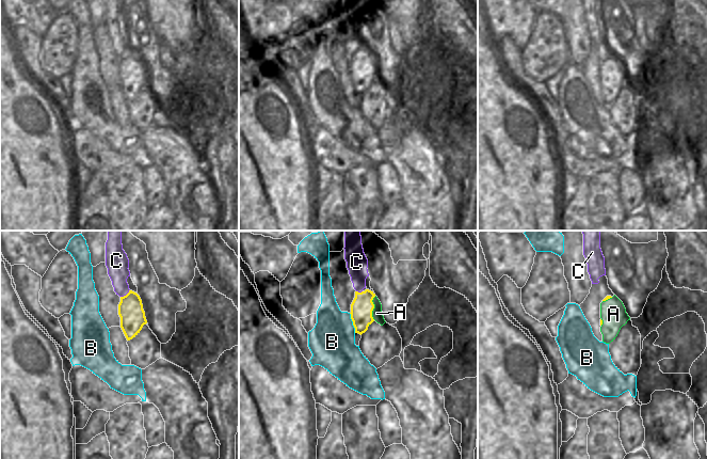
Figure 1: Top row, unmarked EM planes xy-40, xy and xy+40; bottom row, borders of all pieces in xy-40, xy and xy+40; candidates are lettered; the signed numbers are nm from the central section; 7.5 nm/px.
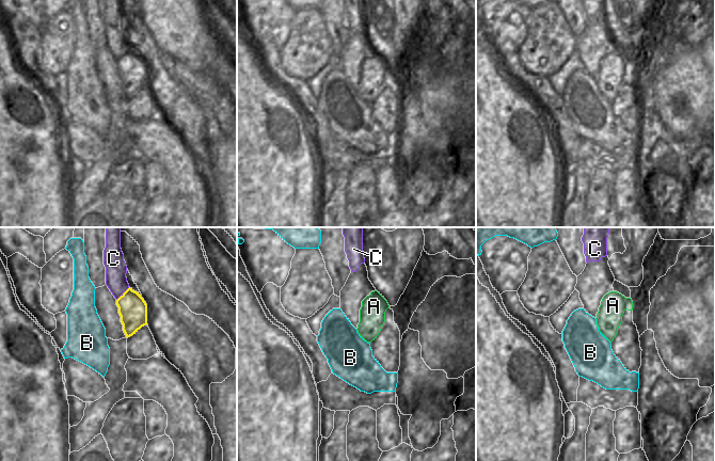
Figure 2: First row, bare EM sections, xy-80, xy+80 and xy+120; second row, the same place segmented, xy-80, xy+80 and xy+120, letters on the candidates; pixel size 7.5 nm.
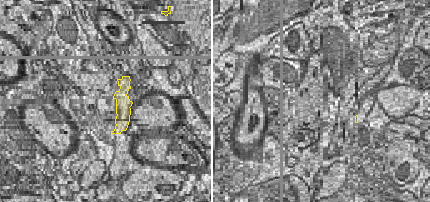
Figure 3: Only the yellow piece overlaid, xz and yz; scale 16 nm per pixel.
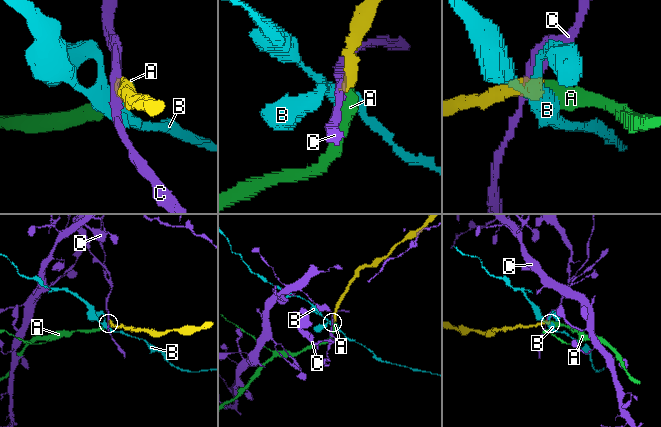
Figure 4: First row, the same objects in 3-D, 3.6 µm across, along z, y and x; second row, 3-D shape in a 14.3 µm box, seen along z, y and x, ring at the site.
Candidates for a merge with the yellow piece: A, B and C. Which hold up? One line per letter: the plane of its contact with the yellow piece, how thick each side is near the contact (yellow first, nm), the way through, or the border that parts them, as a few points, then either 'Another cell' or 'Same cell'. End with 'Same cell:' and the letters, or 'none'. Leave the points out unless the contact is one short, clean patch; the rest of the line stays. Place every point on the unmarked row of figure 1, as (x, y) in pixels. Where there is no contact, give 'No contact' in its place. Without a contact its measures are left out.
A: Touches yellow in xy. Thickness 170 nm (yellow) against 80 nm. Path across: xy (362, 68), (373, 68), (376, 74). Same cell
B: Touches yellow in xy. Thickness 170 nm (yellow) against 360 nm. Boundary: xy (349, 74), (355, 93). Another cell
C: Touches yellow in xy-40. Thickness 190 nm (yellow) against 170 nm. Boundary: xy-40 (129, 50), (121, 58). Another cell
Same cell: A.

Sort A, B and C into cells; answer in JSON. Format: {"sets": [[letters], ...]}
{"sets": [["A"], ["B"], ["C"]]}

